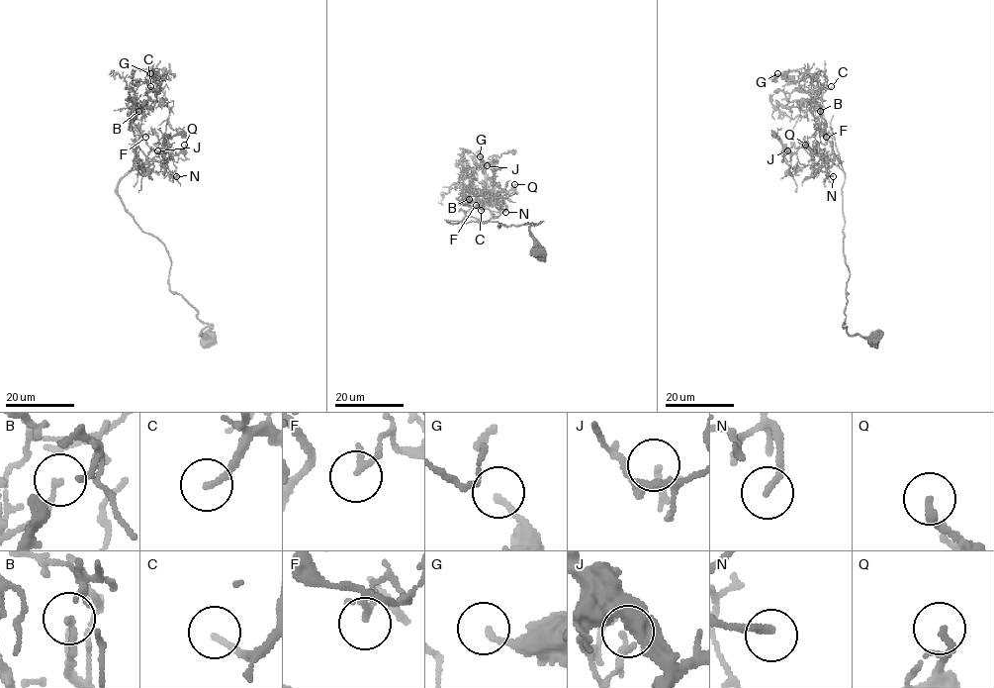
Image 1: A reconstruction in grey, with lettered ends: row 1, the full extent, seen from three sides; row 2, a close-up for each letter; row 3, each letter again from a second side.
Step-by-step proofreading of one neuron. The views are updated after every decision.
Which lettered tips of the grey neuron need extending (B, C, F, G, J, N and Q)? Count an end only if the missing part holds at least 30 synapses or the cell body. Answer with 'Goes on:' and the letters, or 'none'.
Goes on: C, N

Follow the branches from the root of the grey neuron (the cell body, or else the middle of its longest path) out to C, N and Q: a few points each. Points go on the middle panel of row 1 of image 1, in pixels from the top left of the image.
C: (538, 253), (530, 227), (541, 221), (447, 220), (462, 221), (463, 200), (487, 190), (481, 210)
N: (538, 253), (530, 227), (541, 221), (499, 228), (498, 222), (447, 220), (488, 221), (505, 205), (505, 212)
Q: (538, 253), (530, 227), (541, 221), (499, 228), (498, 222), (447, 220), (496, 218), (514, 184)

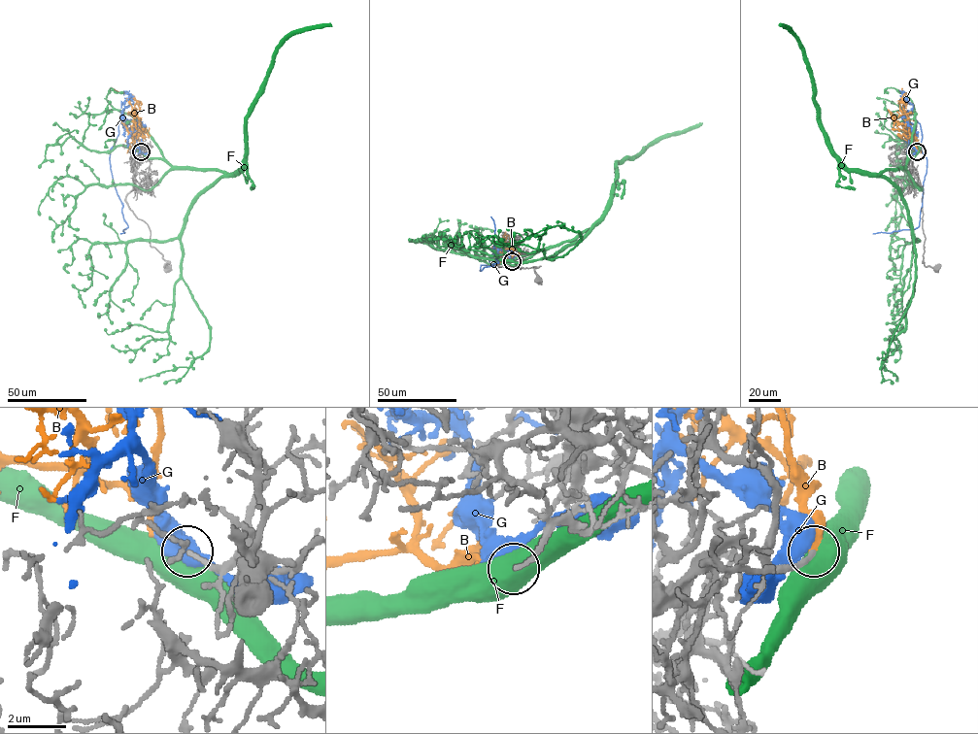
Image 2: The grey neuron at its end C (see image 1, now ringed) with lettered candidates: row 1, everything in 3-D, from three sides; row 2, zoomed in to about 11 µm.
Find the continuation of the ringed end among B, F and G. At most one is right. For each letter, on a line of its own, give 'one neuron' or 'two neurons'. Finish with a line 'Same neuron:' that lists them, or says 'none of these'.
B: one neuron
F: two neurons
G: two neurons
Same neuron: B

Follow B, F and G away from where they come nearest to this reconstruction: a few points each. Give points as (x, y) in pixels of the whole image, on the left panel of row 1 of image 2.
B: (141, 151), (134, 139), (138, 131), (134, 106), (141, 104), (129, 93), (112, 88)
F: (142, 152), (224, 174), (193, 204), (181, 238), (182, 279), (208, 324), (209, 348), (187, 367), (139, 381)
G: (142, 151), (135, 134), (125, 130), (119, 119), (109, 164), (128, 226), (120, 234)

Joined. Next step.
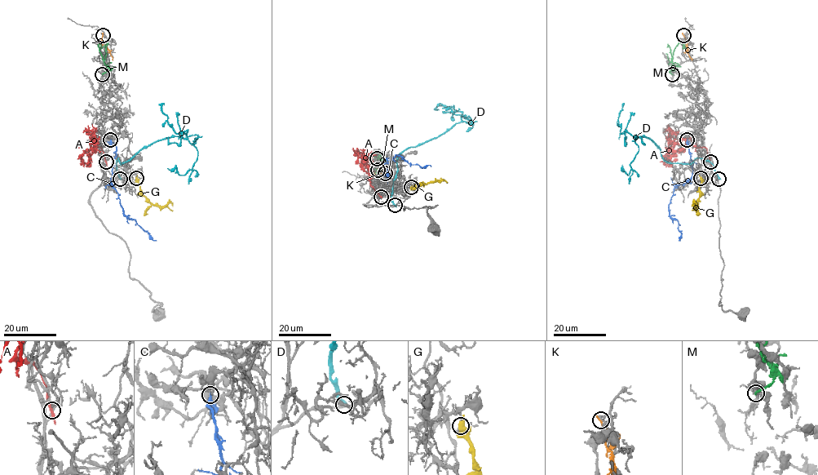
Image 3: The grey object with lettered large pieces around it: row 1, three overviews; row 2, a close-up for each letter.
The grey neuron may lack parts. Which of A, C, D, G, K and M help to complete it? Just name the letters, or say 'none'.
none

